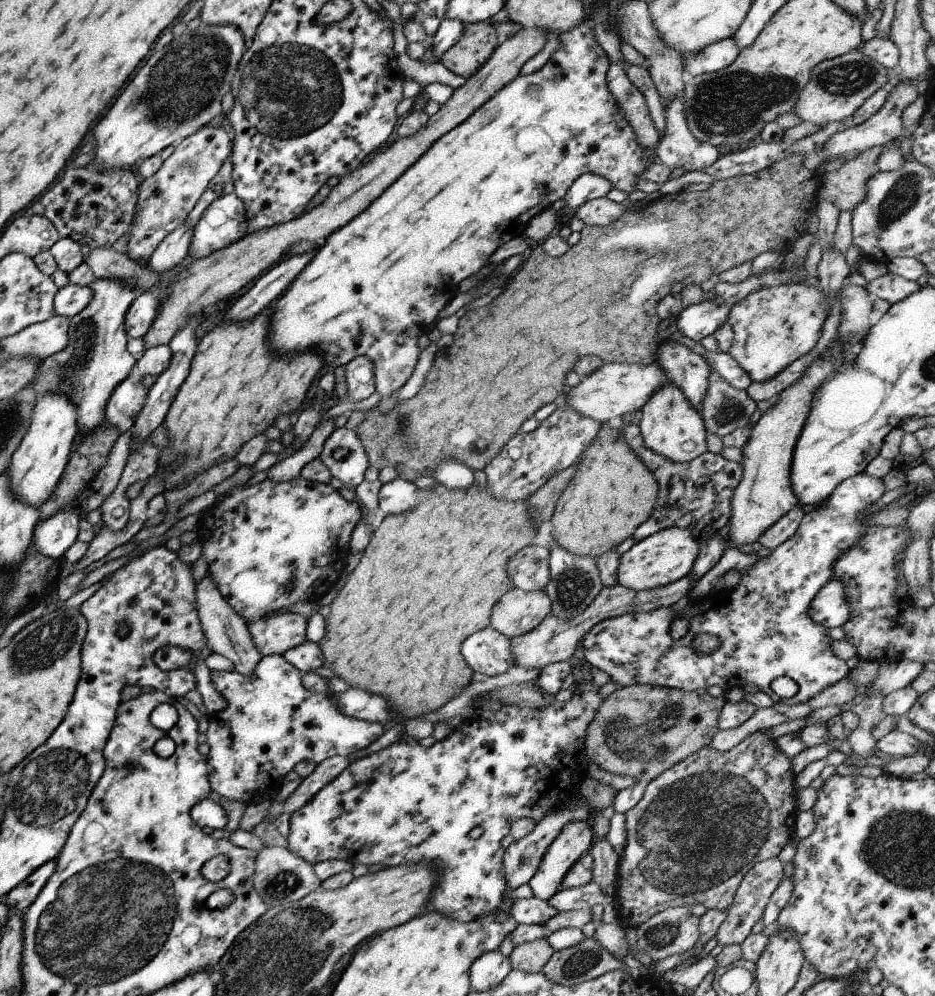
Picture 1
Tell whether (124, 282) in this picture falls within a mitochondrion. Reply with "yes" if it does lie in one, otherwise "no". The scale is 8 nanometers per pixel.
no

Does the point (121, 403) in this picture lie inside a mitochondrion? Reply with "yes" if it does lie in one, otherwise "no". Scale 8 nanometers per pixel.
no

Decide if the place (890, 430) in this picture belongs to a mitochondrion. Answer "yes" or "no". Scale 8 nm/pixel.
no

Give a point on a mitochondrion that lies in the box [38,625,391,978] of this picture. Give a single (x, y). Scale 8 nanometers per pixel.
(283, 883)

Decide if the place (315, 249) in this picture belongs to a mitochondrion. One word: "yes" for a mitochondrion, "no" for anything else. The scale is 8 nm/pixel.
no

